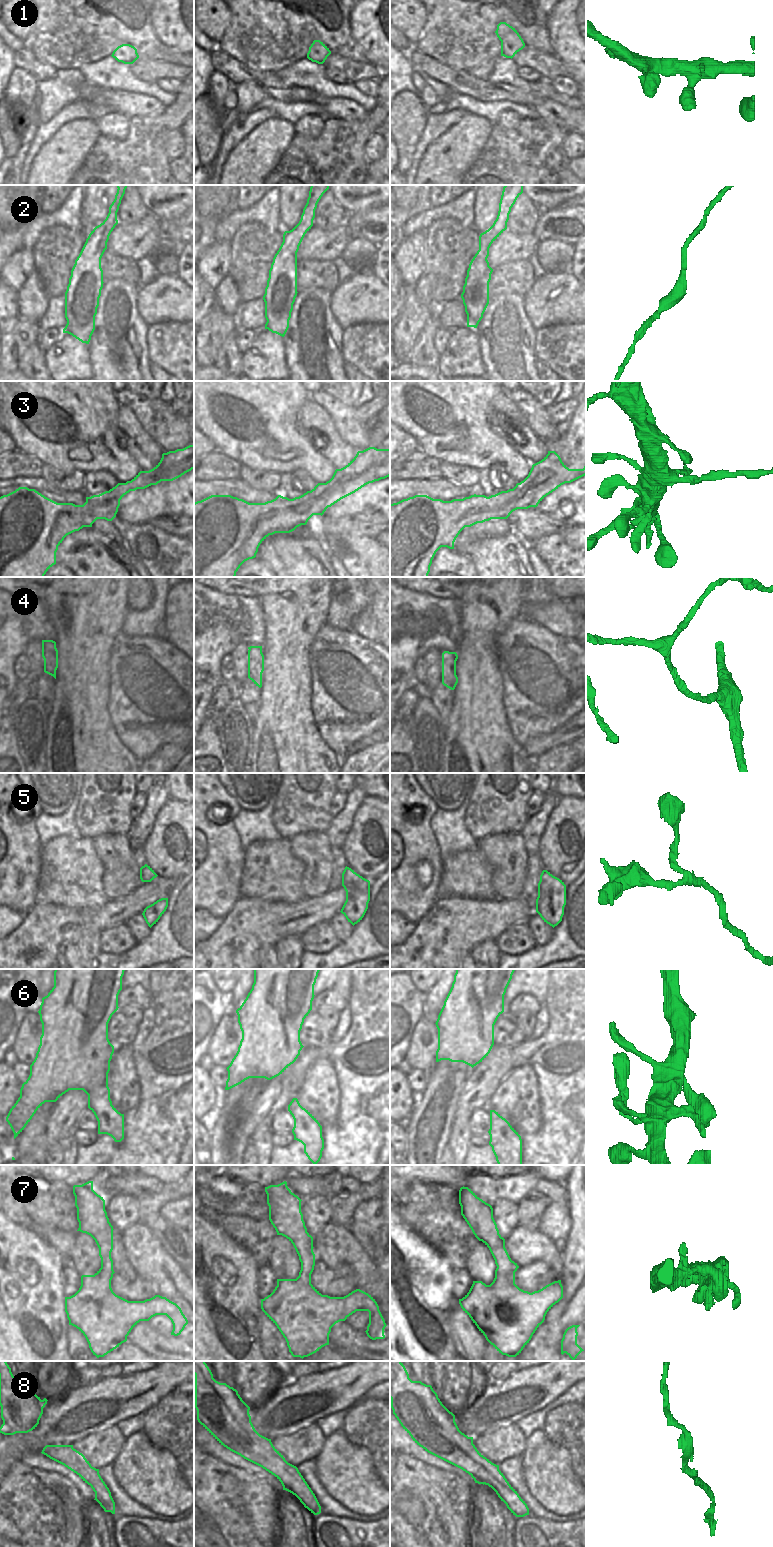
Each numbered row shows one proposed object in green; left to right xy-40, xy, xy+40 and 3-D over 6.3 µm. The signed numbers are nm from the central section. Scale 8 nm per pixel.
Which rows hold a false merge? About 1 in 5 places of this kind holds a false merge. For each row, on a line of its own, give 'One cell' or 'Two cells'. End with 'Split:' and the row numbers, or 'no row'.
1: One cell
2: Two cells
3: Two cells
4: One cell
5: One cell
6: One cell
7: One cell
8: One cell
Split: 2, 3.

